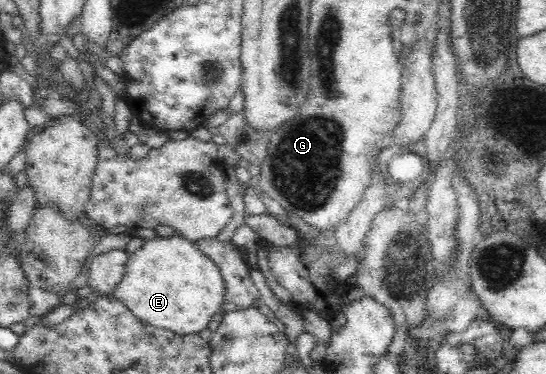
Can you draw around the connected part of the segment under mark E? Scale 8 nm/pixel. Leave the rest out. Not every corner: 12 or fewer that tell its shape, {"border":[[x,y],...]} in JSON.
{"border":[[158,236],[113,294],[139,321],[190,335],[219,313],[220,267]]}

